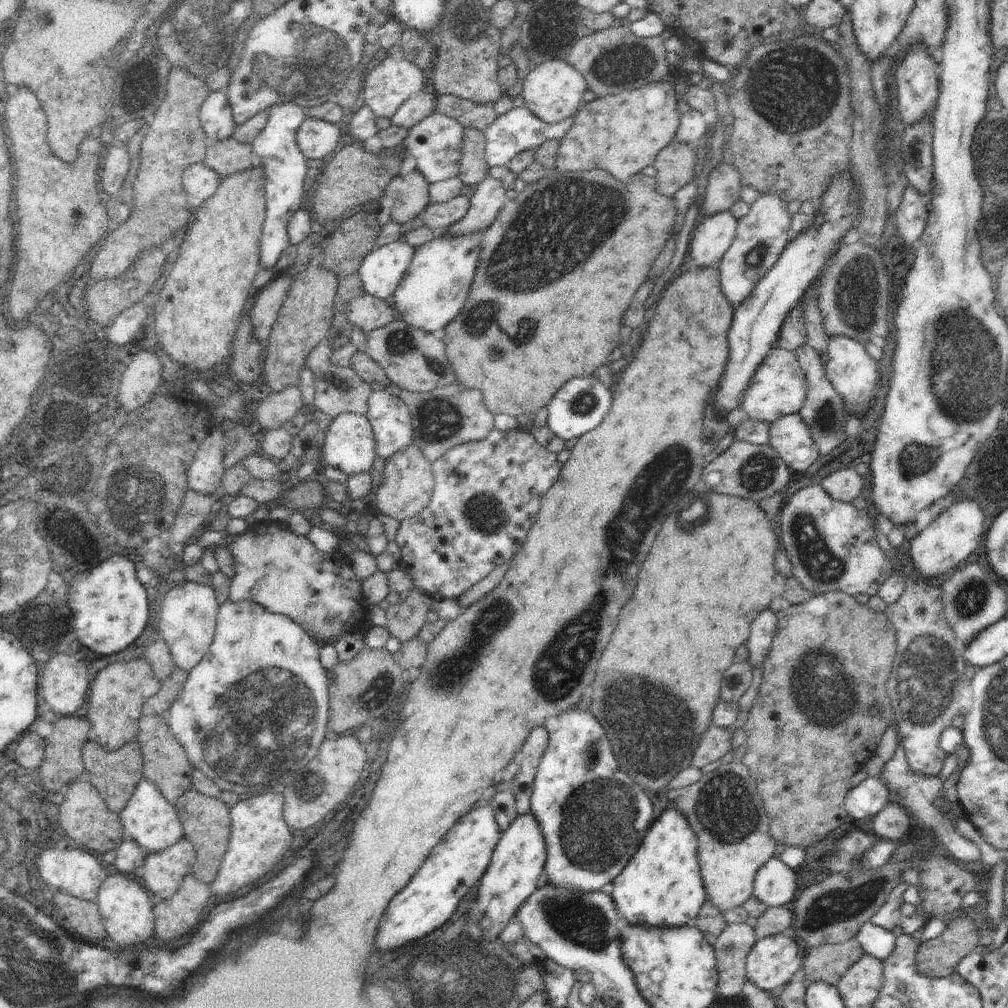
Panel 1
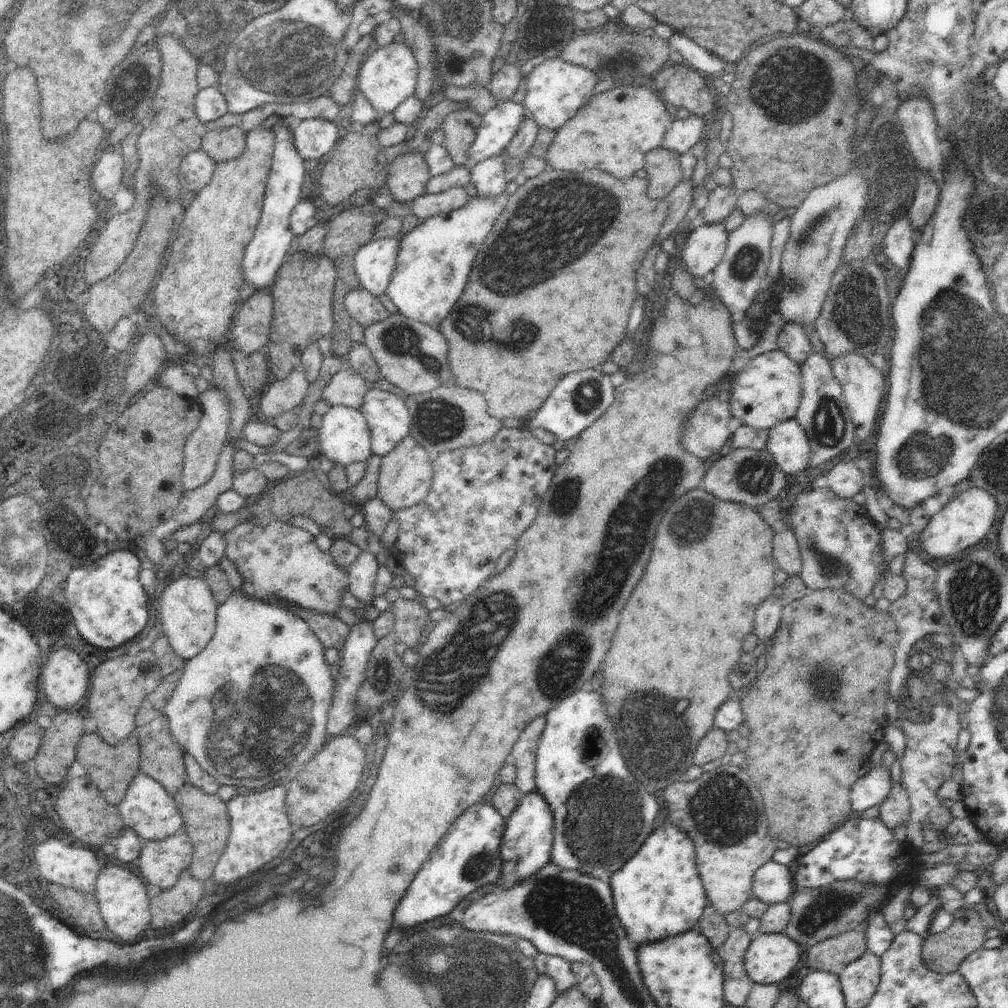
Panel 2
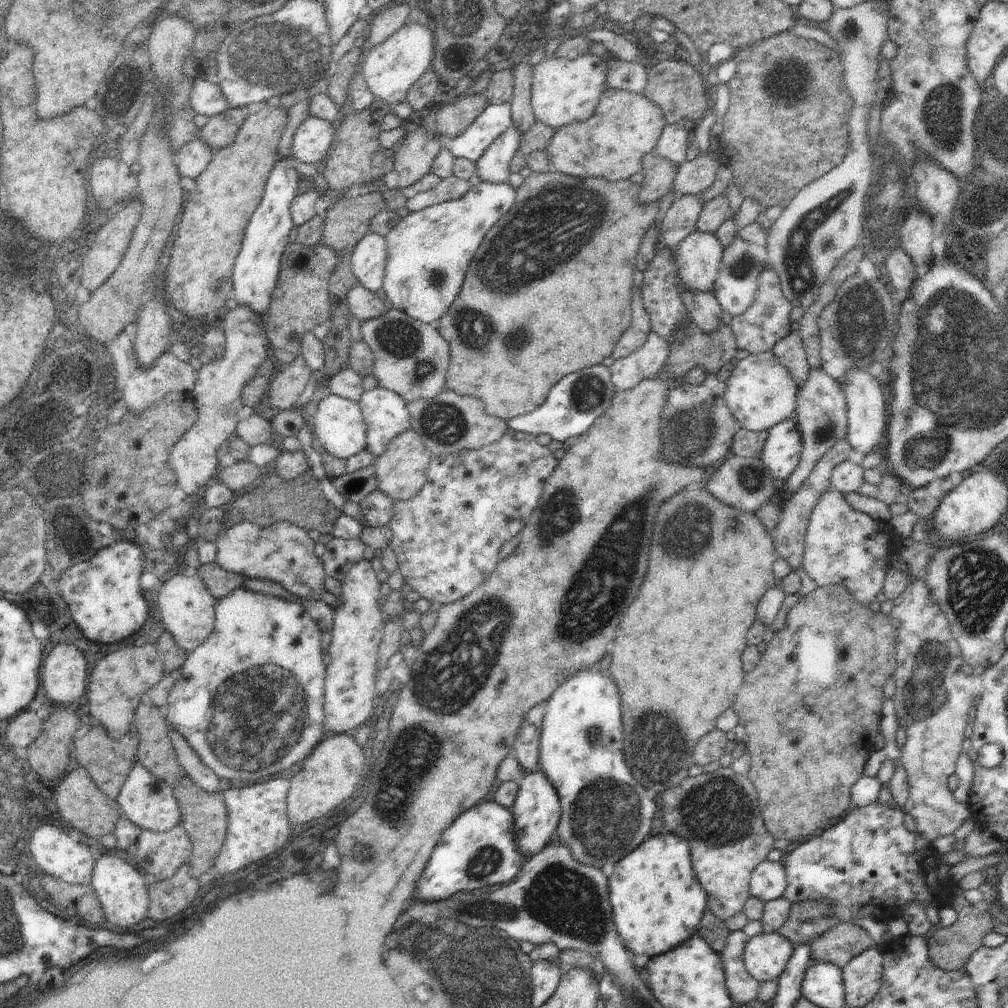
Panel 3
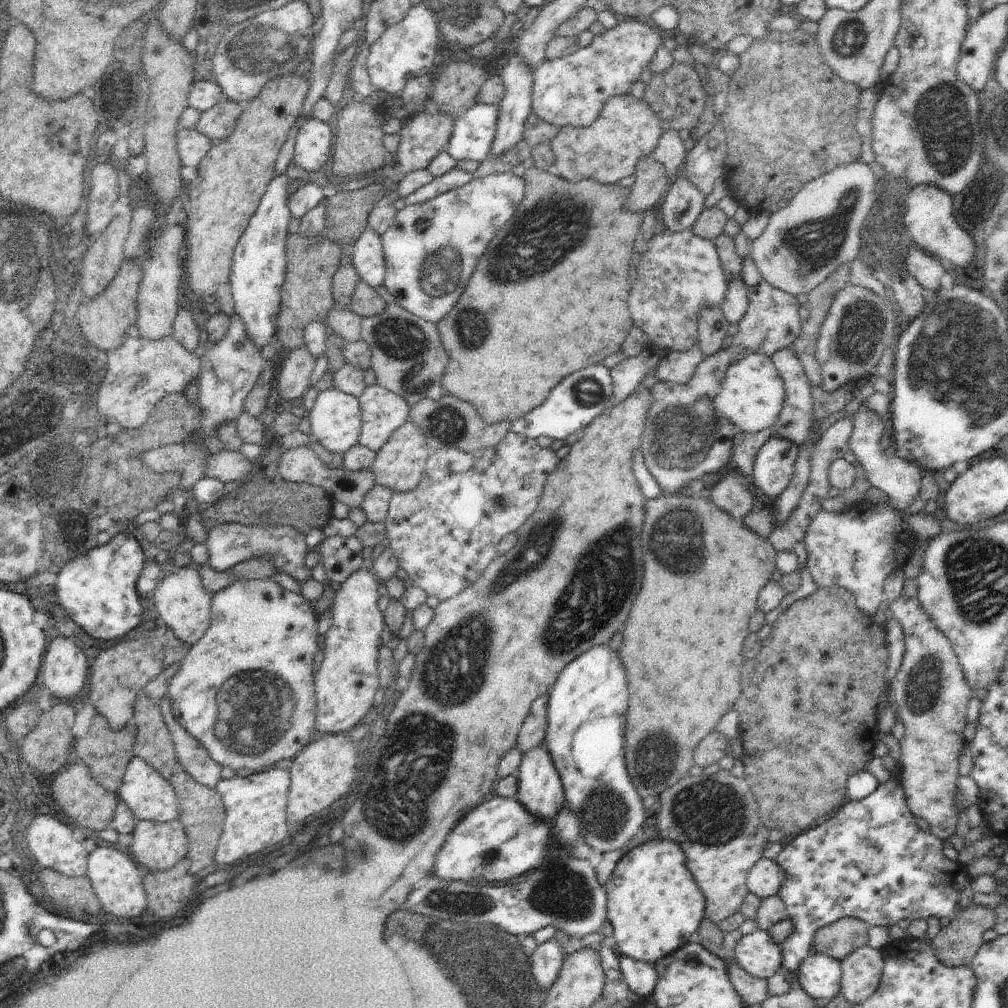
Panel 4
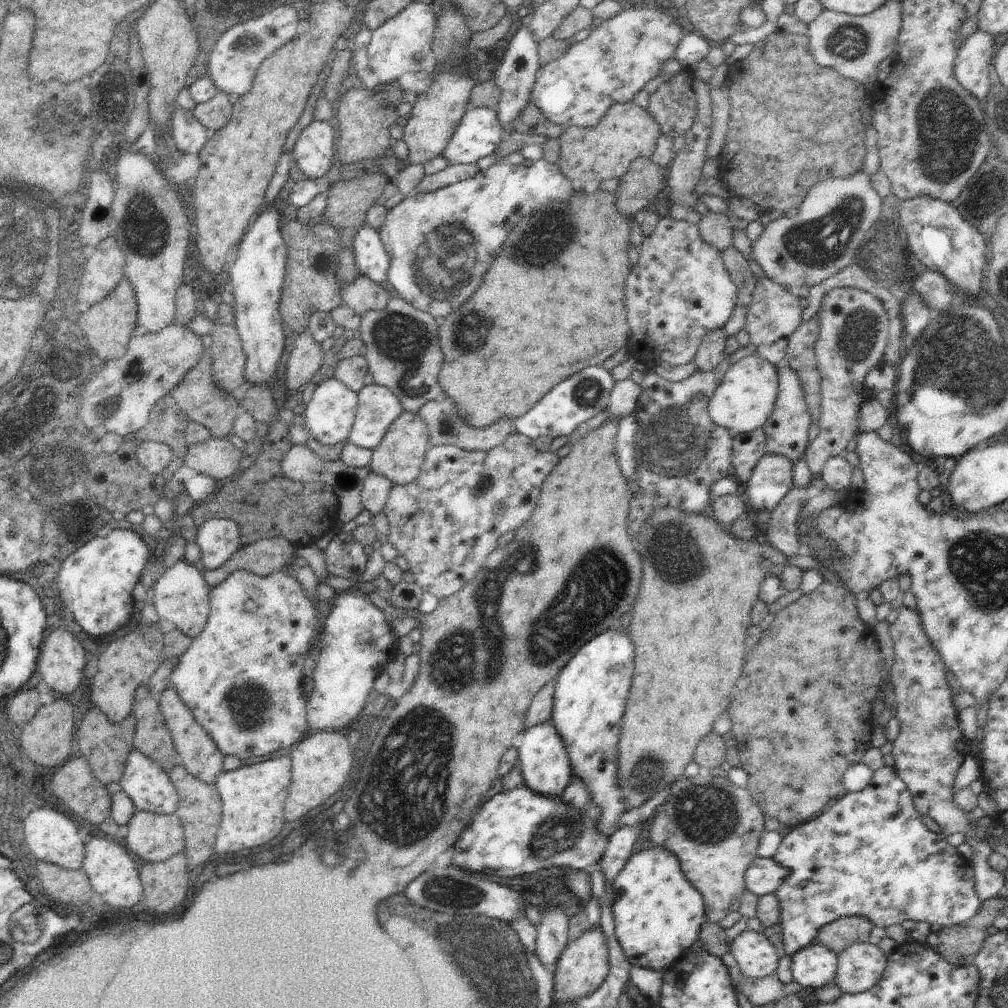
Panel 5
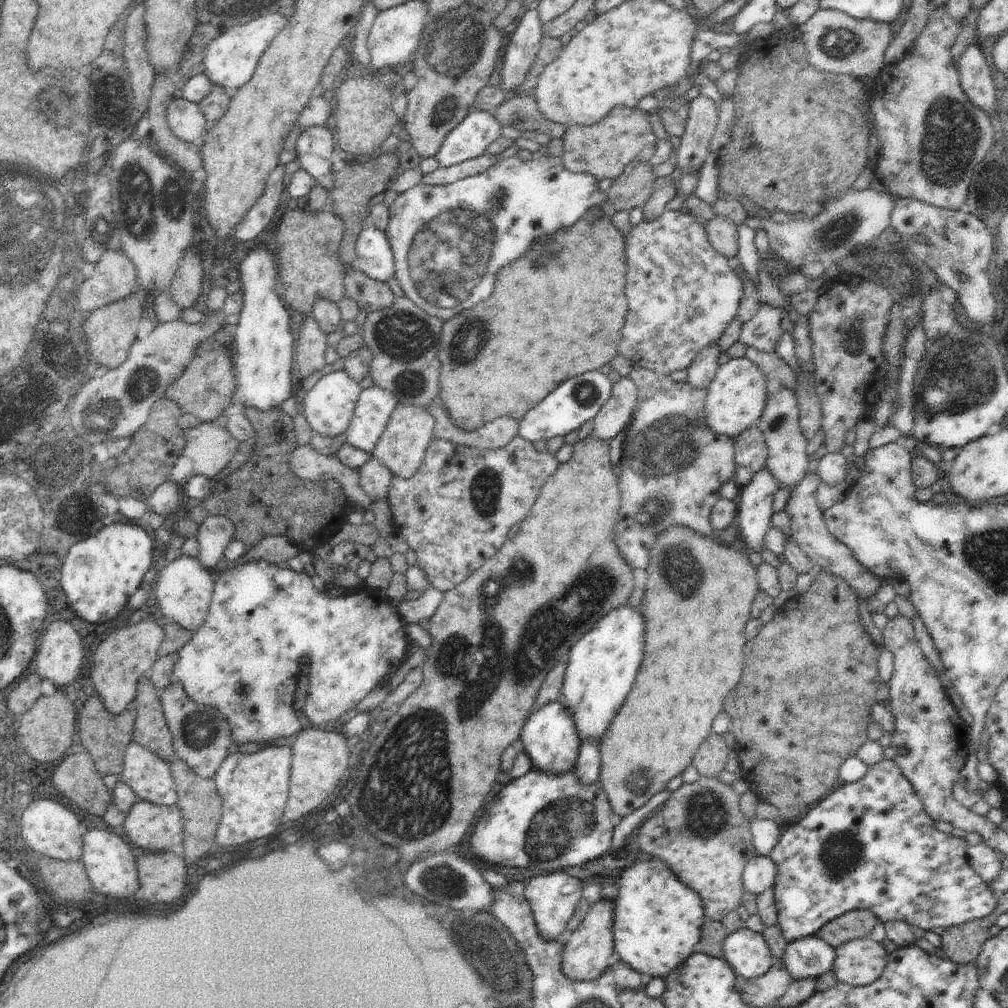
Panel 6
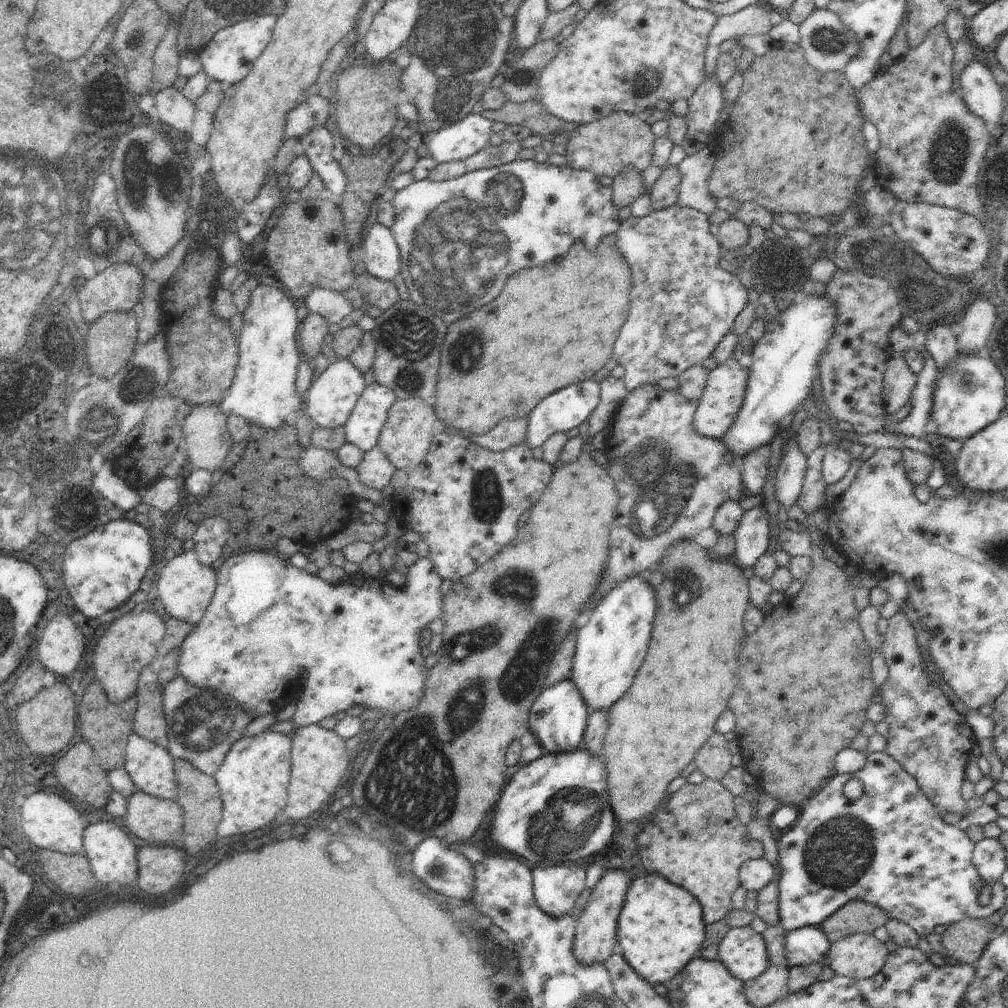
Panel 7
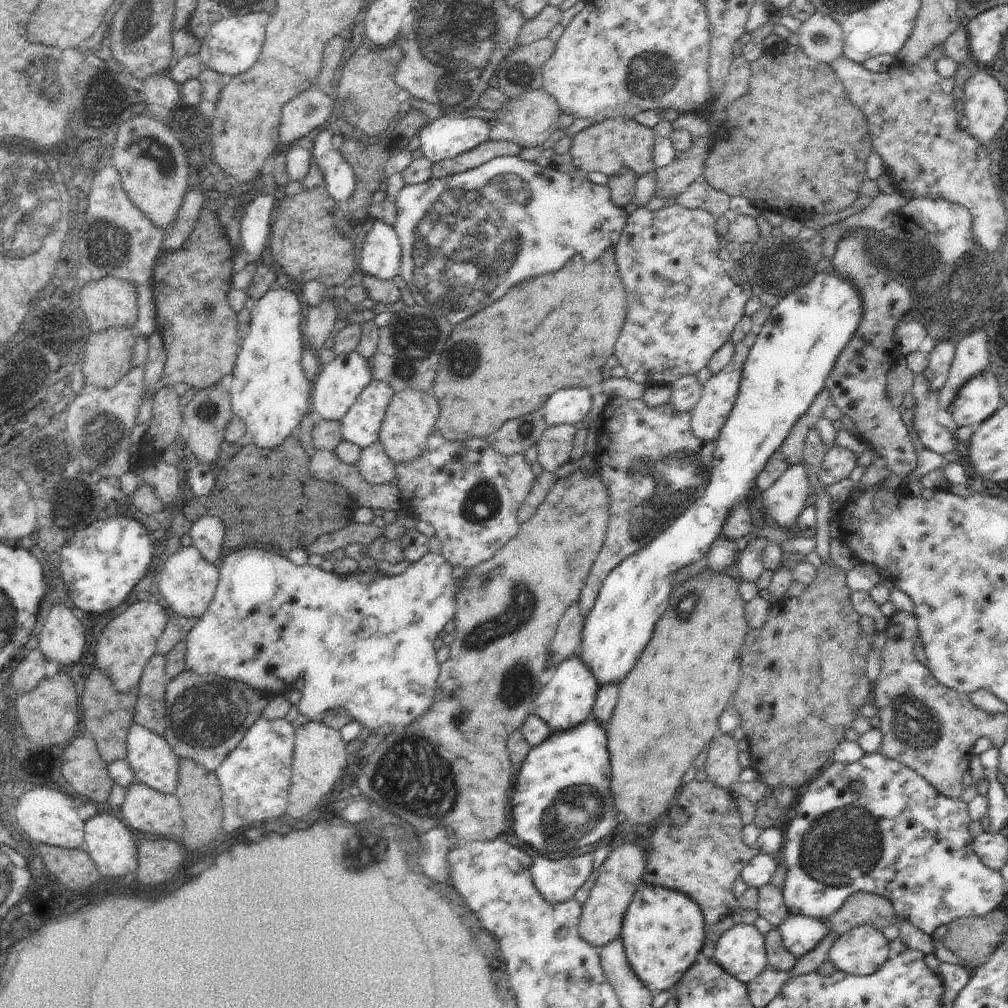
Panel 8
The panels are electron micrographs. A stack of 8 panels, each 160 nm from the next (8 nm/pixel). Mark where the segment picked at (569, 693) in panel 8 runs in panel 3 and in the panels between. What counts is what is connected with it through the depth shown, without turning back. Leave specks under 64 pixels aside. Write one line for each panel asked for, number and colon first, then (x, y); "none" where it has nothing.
3: (537, 810)
4: (540, 789)
5: (546, 769)
6: (550, 738)
7: (558, 718)

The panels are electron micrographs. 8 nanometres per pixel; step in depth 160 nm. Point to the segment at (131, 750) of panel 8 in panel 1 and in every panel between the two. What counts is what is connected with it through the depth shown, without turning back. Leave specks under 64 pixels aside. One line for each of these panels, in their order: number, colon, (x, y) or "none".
1: (149, 819)
2: (147, 808)
3: (149, 802)
4: (151, 797)
5: (150, 789)
6: (149, 776)
7: (150, 766)

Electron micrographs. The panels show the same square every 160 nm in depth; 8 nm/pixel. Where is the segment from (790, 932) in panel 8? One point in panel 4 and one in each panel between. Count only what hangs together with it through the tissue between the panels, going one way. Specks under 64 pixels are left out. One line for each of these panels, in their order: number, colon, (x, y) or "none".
4: (819, 975)
5: (814, 966)
6: (810, 957)
7: (808, 945)

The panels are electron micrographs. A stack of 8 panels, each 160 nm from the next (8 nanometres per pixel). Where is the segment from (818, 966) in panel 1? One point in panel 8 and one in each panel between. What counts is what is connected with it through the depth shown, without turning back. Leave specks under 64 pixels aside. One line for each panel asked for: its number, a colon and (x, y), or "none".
2: (832, 955)
3: (844, 942)
4: (838, 940)
5: (841, 934)
6: (859, 924)
7: (855, 917)
8: (860, 908)

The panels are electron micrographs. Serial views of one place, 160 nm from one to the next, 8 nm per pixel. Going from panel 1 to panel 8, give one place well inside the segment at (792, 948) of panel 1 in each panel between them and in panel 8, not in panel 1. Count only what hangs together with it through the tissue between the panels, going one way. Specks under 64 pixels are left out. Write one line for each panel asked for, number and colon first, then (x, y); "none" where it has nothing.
2: (771, 958)
3: (765, 957)
4: (757, 954)
5: (757, 958)
6: (746, 952)
7: (743, 950)
8: (741, 951)

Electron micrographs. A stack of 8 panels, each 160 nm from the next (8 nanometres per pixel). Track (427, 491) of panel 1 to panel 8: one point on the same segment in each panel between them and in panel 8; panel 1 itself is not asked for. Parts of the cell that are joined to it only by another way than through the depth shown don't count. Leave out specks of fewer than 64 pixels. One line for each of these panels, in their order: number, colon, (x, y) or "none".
2: (406, 475)
3: (400, 471)
4: (399, 465)
5: (400, 455)
6: (402, 447)
7: (405, 439)
8: (410, 418)

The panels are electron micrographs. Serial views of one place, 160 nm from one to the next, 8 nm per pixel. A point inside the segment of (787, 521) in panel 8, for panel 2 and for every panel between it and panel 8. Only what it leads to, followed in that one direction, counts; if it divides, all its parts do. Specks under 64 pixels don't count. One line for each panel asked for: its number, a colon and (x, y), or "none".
2: (793, 340)
3: (789, 351)
4: (795, 419)
5: (786, 431)
6: (787, 459)
7: (790, 475)

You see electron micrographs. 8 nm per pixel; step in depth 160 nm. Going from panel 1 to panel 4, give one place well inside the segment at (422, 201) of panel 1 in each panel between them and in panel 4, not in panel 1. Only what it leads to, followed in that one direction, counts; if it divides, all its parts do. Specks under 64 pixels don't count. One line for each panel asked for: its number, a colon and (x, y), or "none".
2: (409, 174)
3: (419, 148)
4: (422, 138)

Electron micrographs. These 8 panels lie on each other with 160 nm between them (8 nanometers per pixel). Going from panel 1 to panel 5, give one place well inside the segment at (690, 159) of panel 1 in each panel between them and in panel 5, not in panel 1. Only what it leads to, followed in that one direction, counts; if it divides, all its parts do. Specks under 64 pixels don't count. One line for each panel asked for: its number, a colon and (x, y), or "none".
2: (664, 172)
3: (659, 173)
4: (651, 184)
5: (639, 187)

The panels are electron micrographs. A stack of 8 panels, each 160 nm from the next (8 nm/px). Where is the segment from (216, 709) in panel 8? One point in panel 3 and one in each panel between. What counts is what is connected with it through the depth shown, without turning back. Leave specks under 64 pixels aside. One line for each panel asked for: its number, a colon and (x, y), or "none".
3: (192, 766)
4: (193, 758)
5: (196, 751)
6: (201, 736)
7: (204, 724)

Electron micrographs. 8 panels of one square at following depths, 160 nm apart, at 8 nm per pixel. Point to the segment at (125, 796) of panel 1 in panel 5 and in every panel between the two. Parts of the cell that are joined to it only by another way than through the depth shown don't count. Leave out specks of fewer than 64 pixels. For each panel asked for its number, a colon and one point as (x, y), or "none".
2: (112, 768)
3: (109, 761)
4: (109, 753)
5: (106, 746)

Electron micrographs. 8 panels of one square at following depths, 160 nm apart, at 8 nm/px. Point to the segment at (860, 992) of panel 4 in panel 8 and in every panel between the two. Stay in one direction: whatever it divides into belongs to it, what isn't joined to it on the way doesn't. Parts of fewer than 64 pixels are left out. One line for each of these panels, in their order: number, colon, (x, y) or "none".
5: (859, 967)
6: (859, 962)
7: (860, 956)
8: (863, 950)

